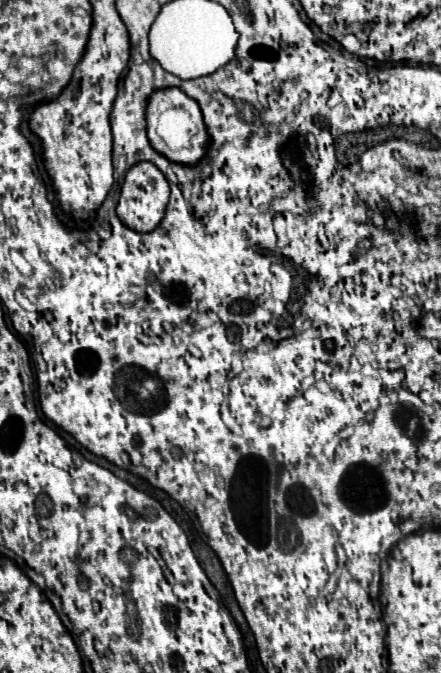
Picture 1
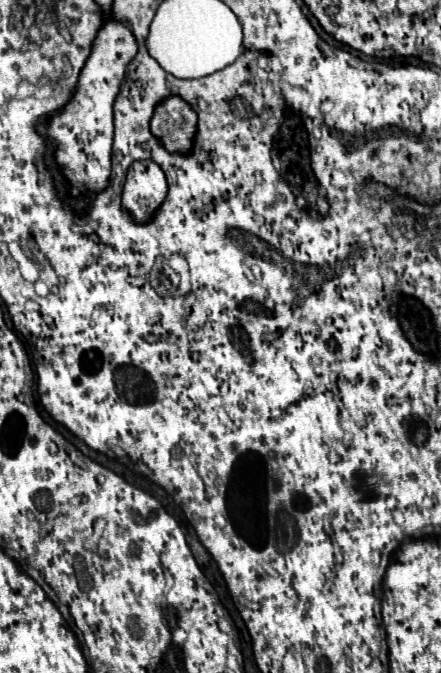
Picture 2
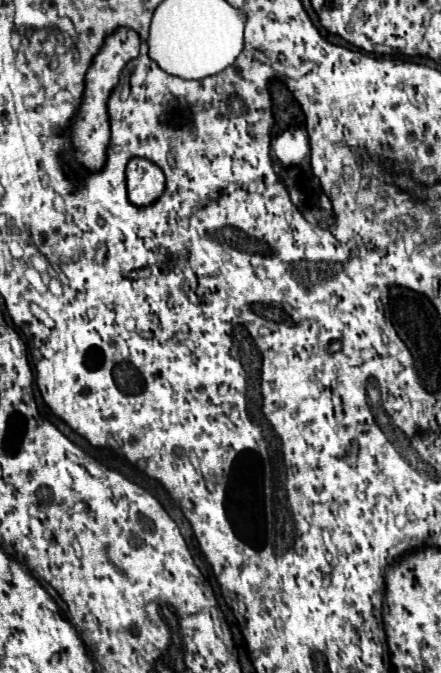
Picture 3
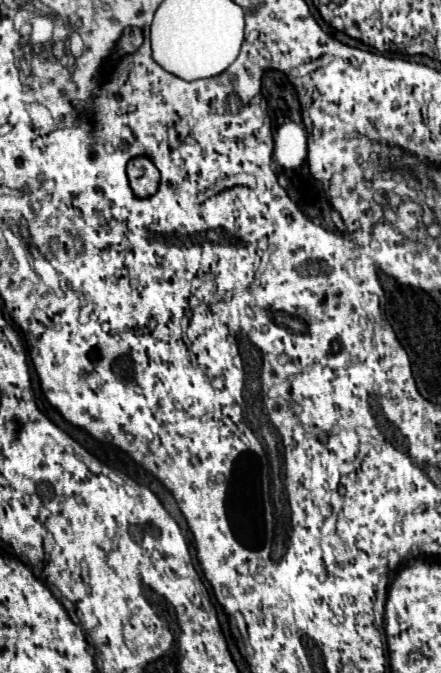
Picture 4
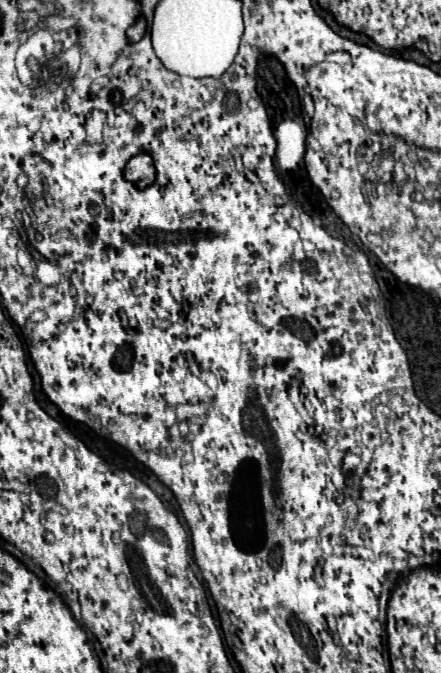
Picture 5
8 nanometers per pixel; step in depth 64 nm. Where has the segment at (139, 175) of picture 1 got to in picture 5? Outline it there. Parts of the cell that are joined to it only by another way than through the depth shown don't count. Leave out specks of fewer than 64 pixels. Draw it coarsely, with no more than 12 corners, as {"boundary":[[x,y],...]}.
{"boundary":[[148,152],[136,154],[124,166],[124,178],[146,188],[154,170]]}

